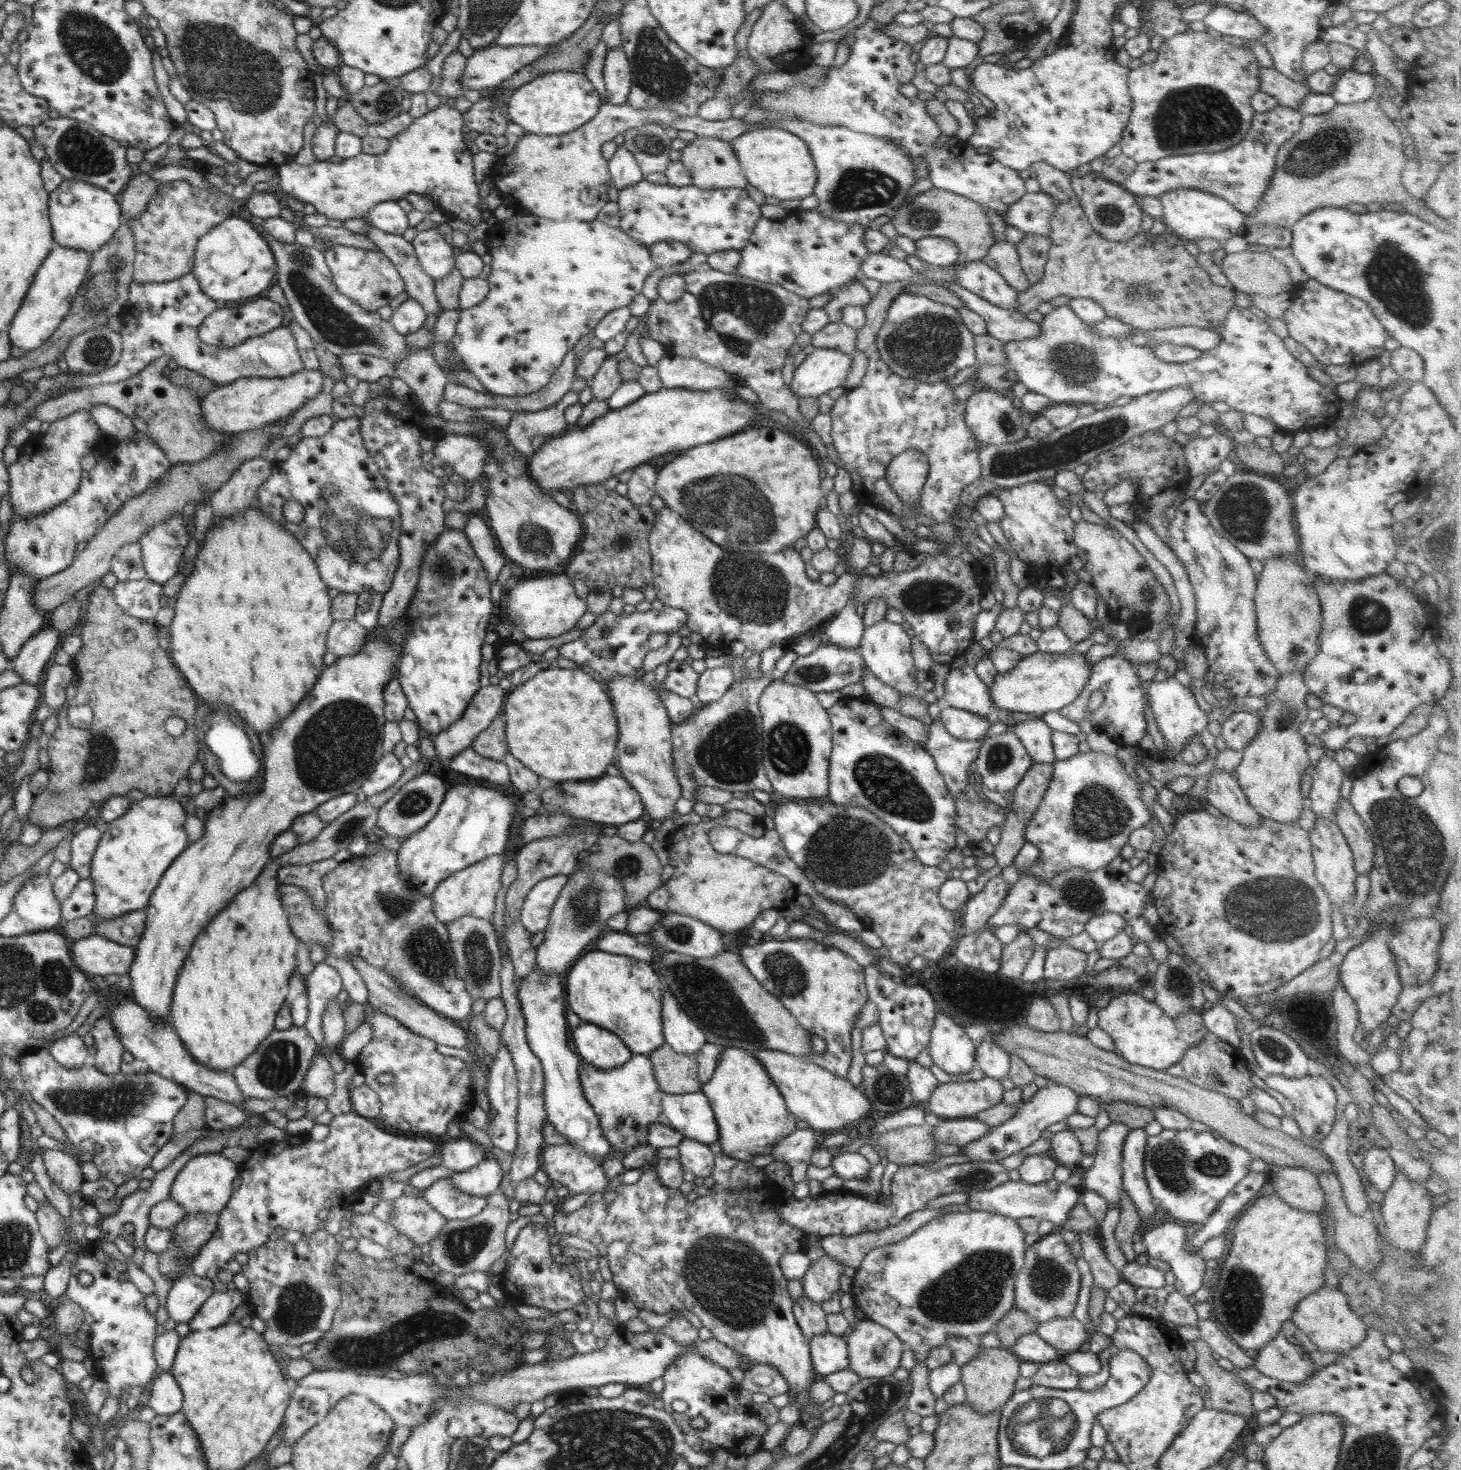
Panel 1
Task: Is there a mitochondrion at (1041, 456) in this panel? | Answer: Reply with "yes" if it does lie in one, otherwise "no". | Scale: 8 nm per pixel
yes

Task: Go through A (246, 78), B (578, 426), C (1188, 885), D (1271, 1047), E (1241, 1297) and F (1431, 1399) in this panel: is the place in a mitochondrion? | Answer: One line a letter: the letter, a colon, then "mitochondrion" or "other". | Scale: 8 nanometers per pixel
A: mitochondrion
B: other
C: other
D: mitochondrion
E: mitochondrion
F: other

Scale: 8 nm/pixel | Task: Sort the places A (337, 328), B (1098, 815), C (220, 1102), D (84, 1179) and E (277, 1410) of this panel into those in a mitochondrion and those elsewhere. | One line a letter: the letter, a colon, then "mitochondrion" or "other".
A: mitochondrion
B: mitochondrion
C: other
D: other
E: other

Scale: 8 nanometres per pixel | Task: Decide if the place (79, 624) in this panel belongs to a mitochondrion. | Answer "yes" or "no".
no

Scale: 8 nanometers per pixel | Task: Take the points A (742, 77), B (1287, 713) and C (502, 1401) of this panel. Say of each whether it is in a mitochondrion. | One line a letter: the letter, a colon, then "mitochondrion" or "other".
A: other
B: mitochondrion
C: other

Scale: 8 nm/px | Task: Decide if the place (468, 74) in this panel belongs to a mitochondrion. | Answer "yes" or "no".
no

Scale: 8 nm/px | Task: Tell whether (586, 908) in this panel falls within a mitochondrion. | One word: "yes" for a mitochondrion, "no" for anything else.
yes

